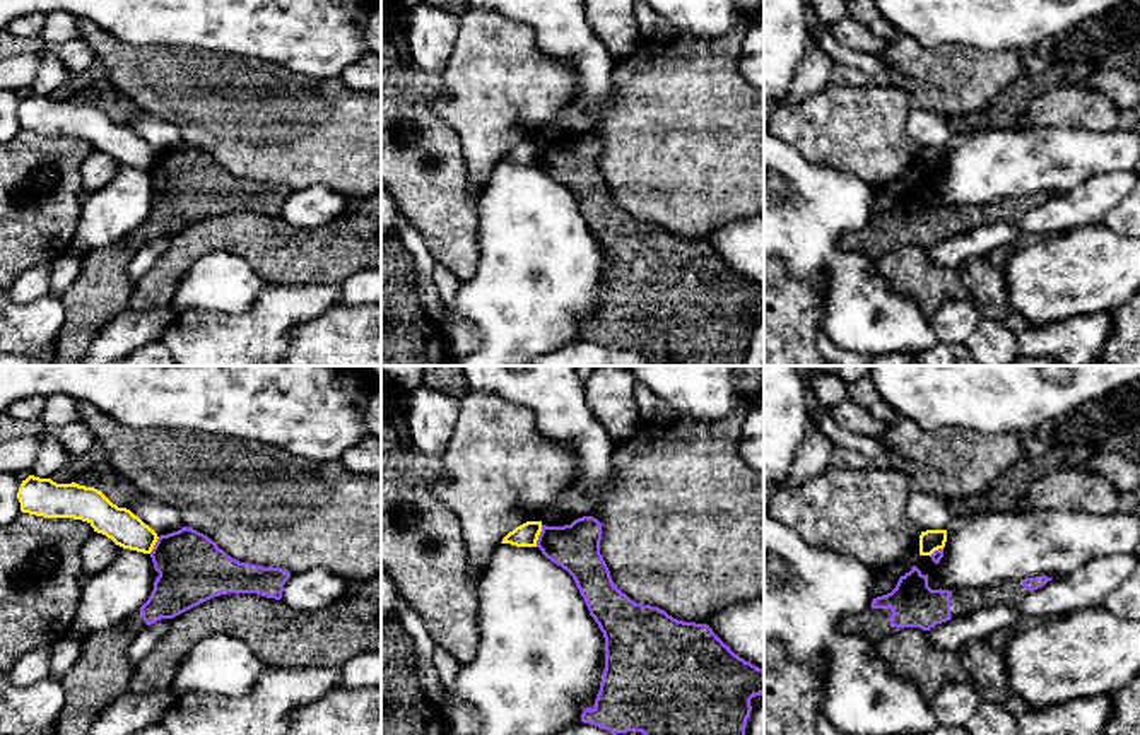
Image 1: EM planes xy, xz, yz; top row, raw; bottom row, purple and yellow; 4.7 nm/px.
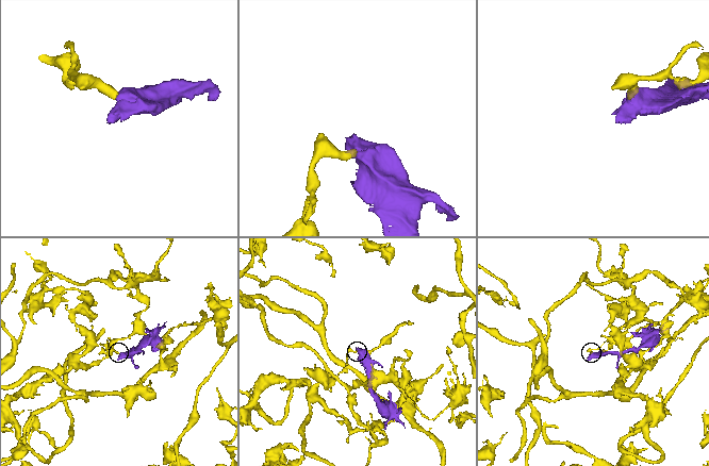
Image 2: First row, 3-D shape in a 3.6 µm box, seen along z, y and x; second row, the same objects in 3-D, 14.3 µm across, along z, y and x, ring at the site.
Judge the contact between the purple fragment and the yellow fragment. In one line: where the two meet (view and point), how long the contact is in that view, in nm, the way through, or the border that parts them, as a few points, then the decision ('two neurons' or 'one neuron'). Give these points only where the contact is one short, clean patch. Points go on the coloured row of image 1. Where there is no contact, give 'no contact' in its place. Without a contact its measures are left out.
xz (539, 535) | 110 nm | along xz (542, 525), (535, 546) | two neurons

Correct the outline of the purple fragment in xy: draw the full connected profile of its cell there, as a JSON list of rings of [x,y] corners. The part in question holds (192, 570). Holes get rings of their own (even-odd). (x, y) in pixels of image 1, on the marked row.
[[[188,526],[161,535],[150,557],[159,576],[149,600],[121,624],[87,636],[77,662],[60,679],[65,706],[55,735],[85,735],[97,716],[130,691],[135,667],[128,648],[147,626],[227,593],[280,600],[291,578],[282,567],[239,562]]]

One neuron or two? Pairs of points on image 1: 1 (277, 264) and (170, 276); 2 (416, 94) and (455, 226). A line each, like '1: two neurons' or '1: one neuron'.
1: one neuron
2: one neuron

